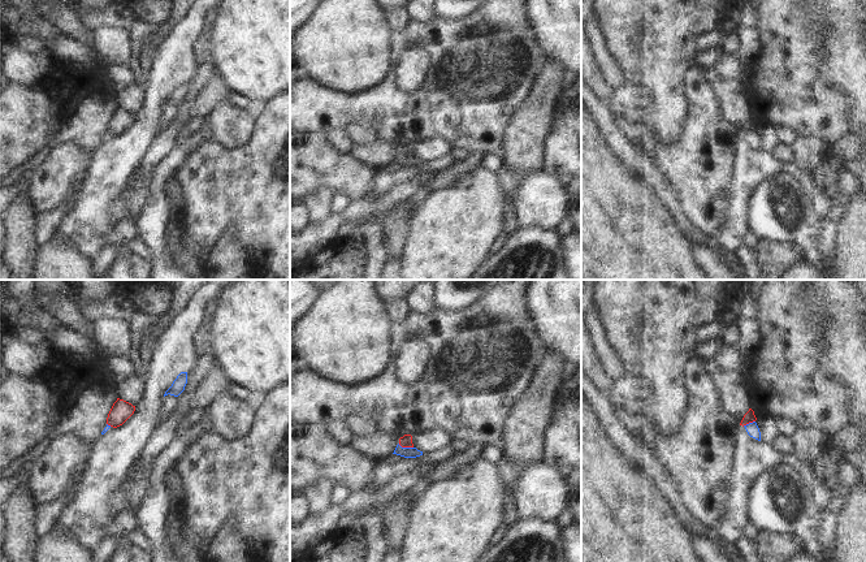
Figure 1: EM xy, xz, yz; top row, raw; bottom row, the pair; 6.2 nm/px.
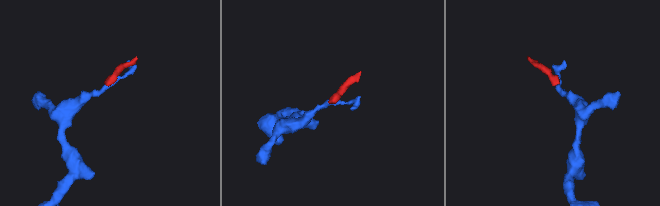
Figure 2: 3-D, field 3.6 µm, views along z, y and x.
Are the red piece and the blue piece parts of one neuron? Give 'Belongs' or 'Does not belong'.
Does not belong

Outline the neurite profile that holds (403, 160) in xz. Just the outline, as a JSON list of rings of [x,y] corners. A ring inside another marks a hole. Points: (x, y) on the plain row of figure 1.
[[[398,152],[393,163],[397,163],[404,167],[416,167],[423,164],[423,160],[417,159],[416,156],[402,156]]]

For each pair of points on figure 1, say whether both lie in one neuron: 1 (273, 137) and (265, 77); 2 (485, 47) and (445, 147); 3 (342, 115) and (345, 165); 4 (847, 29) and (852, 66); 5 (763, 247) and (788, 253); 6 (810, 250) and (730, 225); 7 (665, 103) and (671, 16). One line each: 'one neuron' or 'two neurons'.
1: two neurons
2: two neurons
3: two neurons
4: one neuron
5: one neuron
6: two neurons
7: one neuron

